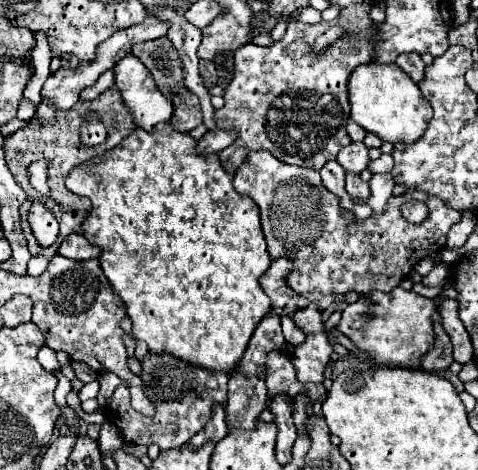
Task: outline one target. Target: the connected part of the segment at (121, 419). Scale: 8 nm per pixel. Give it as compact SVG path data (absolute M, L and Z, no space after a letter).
M147 353L141 361L147 397L157 405L157 415L153 419L143 417L141 413L129 409L129 405L115 405L109 415L113 423L121 429L127 443L135 445L159 445L161 451L177 449L185 445L197 431L201 431L211 419L213 405L227 403L227 373L211 373L207 369L189 365L171 355Z

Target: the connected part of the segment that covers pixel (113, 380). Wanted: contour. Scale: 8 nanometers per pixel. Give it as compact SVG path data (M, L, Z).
M101 373L101 375L99 375L99 385L101 385L101 389L99 389L97 401L99 401L101 407L107 405L109 397L113 395L113 391L115 391L115 387L117 387L119 383L121 383L121 379L119 379L115 373Z

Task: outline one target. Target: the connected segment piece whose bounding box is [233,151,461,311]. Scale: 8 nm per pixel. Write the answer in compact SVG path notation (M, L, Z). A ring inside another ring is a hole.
M267 151L251 153L247 157L247 161L241 165L239 175L235 175L233 185L235 185L237 193L247 195L257 203L257 207L261 211L261 225L263 225L263 233L265 233L271 257L277 259L281 255L287 255L287 257L295 259L297 269L287 277L287 283L301 295L297 307L305 307L307 303L315 301L317 307L325 311L333 301L343 301L345 293L349 293L349 291L355 291L355 293L369 293L373 289L391 291L393 287L397 287L401 283L401 279L405 279L413 271L413 267L423 257L427 257L429 253L441 251L445 247L451 225L461 221L459 211L445 207L443 201L439 201L437 197L427 197L425 193L419 193L419 191L413 191L413 193L407 193L401 197L391 197L383 217L371 215L365 221L347 221L341 215L343 209L339 205L339 197L333 195L321 183L319 173L315 173L311 169L283 165ZM415 199L421 203L427 203L429 207L433 205L433 213L429 213L429 217L423 223L409 223L401 215L401 205L407 201L415 201Z

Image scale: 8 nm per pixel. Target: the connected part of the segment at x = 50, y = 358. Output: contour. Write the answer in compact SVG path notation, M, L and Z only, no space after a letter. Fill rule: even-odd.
M43 345L43 347L39 349L39 363L41 363L47 371L55 371L55 369L59 369L59 367L61 367L55 355L57 355L57 353L55 353L51 347Z

